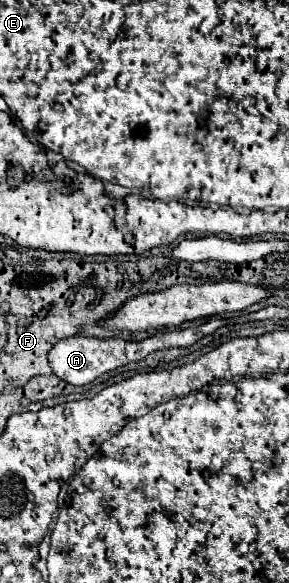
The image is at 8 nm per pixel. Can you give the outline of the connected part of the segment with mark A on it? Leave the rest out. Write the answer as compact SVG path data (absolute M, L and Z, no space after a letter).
M155 334L149 336L145 340L133 342L133 340L125 340L125 338L89 338L89 336L71 336L71 338L63 338L59 340L51 350L49 350L49 366L53 370L53 374L57 374L61 380L73 384L73 386L85 386L89 382L93 382L97 376L111 372L119 366L125 366L129 362L141 360L147 354L163 348L163 334Z

